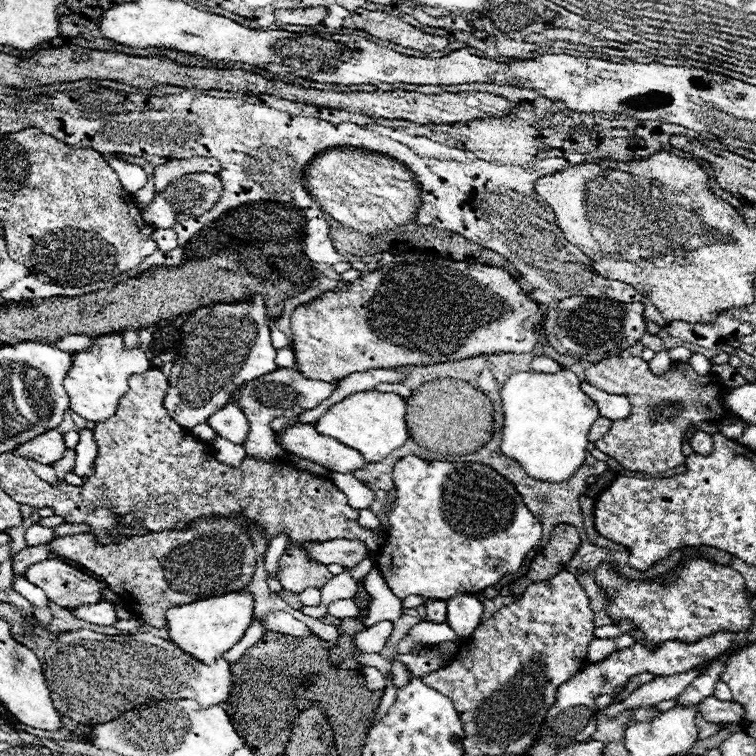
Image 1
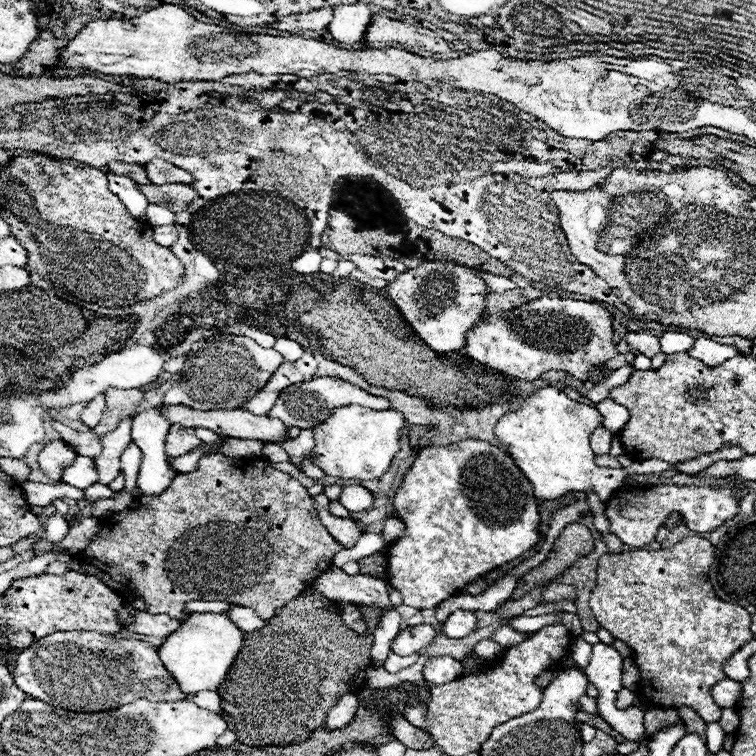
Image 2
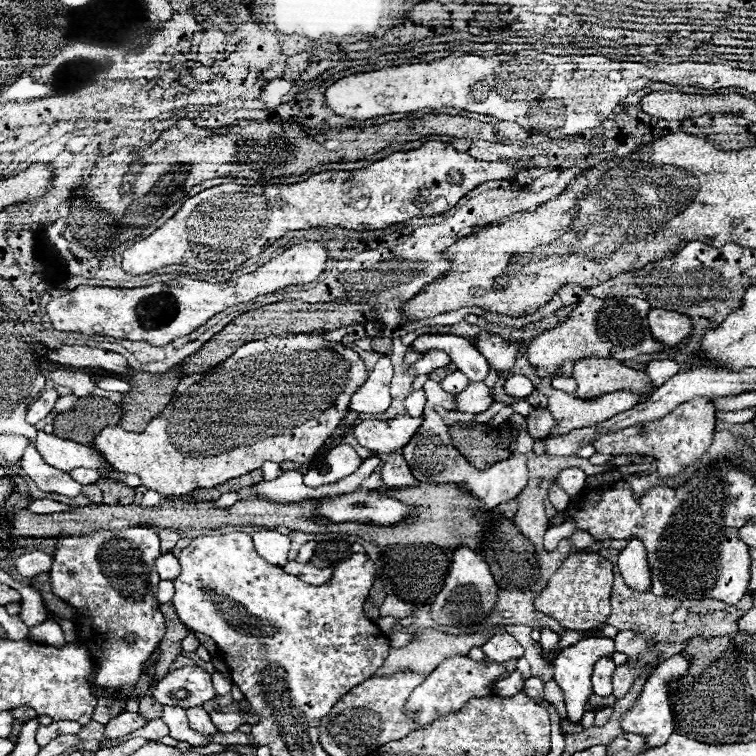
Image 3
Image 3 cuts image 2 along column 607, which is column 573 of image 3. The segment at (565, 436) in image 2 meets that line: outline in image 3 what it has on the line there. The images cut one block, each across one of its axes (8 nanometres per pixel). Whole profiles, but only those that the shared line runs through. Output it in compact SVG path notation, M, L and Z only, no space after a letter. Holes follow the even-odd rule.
M566 468L566 470L562 470L562 472L554 478L554 482L556 482L570 498L578 498L580 490L584 488L584 480L586 480L586 474L584 474L582 470L578 470L578 468Z

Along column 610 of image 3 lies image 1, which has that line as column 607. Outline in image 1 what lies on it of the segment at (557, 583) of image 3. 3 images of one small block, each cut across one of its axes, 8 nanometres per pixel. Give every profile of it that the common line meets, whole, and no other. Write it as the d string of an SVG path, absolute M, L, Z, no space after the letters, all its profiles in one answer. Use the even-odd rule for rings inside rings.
M690 560L676 568L678 580L666 586L664 580L656 582L628 582L612 572L612 564L602 564L596 570L598 584L612 596L610 616L618 622L620 618L632 620L648 640L660 644L662 640L682 638L682 642L694 642L702 636L718 630L746 630L754 620L754 612L746 598L746 580L740 572L730 566L718 566L706 560Z

